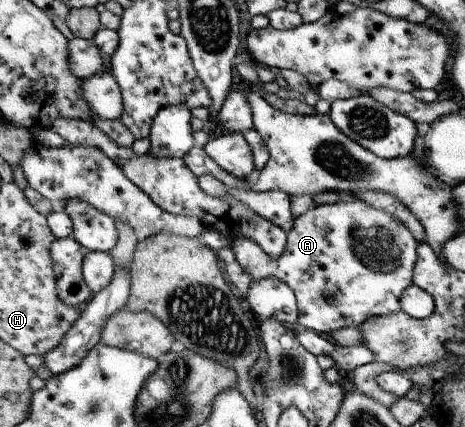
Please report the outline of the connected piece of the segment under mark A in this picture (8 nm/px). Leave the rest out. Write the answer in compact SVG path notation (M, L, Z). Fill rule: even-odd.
M350 196L336 204L315 205L308 212L296 217L294 228L287 232L287 243L282 256L270 258L250 238L240 238L232 244L235 260L248 272L251 280L275 278L282 280L294 291L297 323L308 330L328 337L334 330L360 326L374 316L386 317L401 310L401 296L413 284L414 266L419 242L405 224L382 209L372 208L366 201Z

